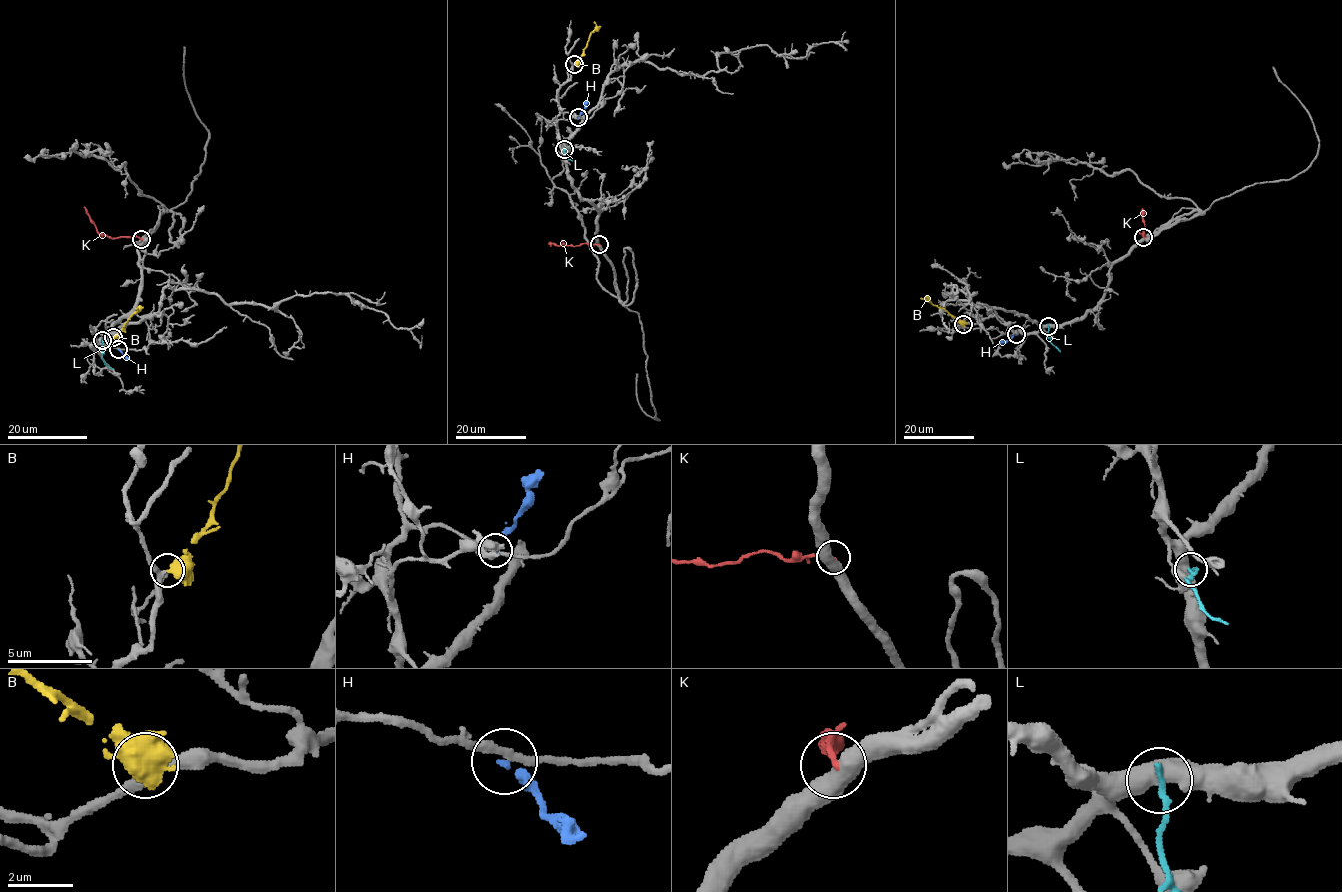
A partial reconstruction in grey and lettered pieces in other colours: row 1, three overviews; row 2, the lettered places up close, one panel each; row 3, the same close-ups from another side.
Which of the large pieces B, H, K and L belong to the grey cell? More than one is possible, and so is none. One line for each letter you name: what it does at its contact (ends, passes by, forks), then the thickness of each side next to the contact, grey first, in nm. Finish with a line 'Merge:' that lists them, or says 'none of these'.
B: It ends there. Thickness 280 nm (grey) against 600 nm
Merge: B

